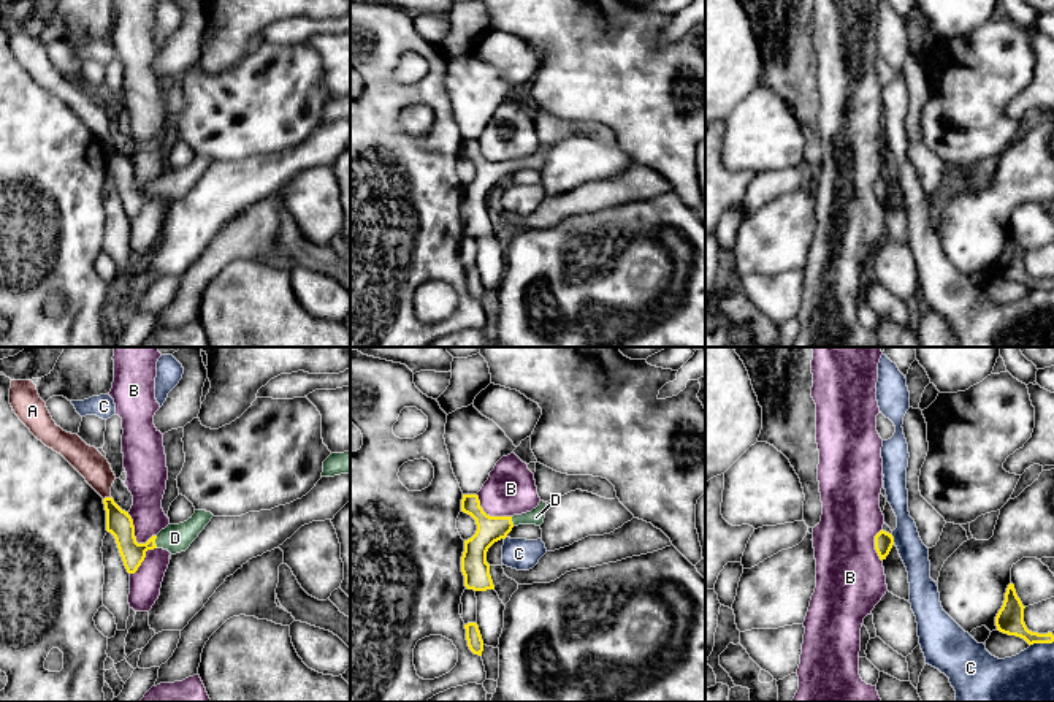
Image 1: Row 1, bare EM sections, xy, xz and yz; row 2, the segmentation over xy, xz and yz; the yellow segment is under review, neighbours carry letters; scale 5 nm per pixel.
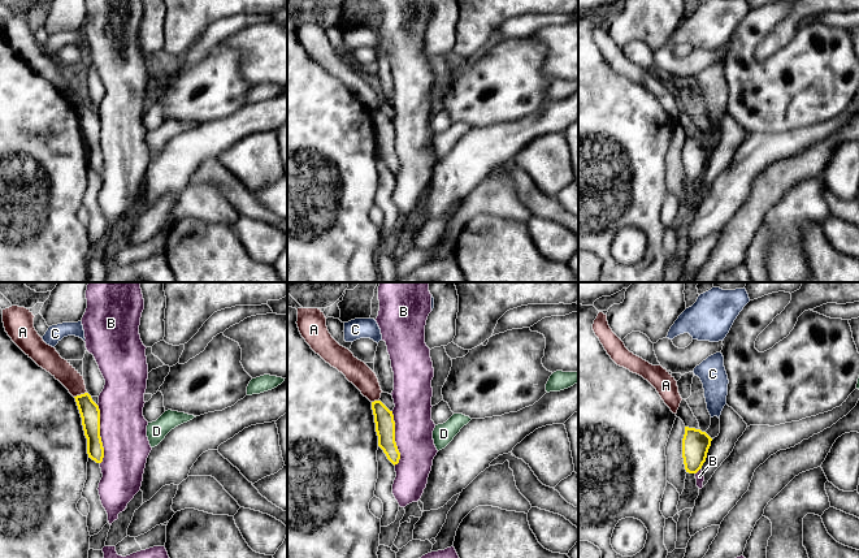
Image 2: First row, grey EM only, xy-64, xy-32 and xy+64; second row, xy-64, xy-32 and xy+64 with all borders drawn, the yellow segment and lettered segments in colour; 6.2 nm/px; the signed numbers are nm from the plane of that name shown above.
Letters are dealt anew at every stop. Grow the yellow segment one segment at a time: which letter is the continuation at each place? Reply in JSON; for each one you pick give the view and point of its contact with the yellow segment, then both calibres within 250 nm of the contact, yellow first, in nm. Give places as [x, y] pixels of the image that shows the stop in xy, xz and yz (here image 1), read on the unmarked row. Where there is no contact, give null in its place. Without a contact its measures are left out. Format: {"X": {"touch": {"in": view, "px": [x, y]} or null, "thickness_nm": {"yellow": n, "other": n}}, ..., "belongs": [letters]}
{"D": {"touch": {"in": "xy", "px": [154, 187]}, "thickness_nm": {"yellow": 140, "other": 140}}, "belongs": ["D"]}

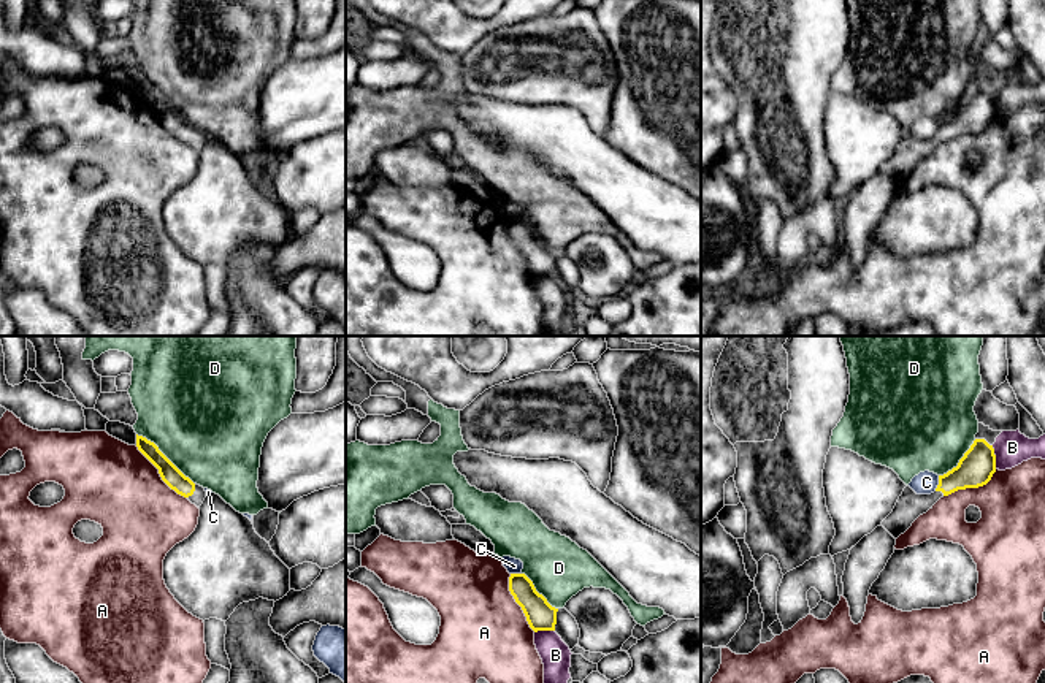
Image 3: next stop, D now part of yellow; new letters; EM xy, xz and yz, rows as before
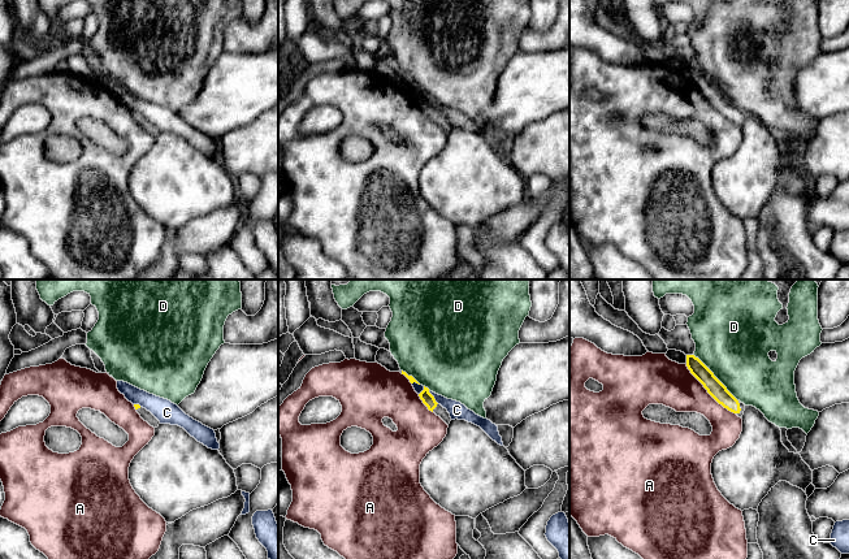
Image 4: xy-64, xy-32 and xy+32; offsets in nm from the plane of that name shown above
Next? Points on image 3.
{"belongs": []}

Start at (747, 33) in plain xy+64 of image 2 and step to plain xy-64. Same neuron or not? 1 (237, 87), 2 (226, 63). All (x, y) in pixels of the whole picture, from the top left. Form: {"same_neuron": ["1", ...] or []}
{"same_neuron": ["1", "2"]}

